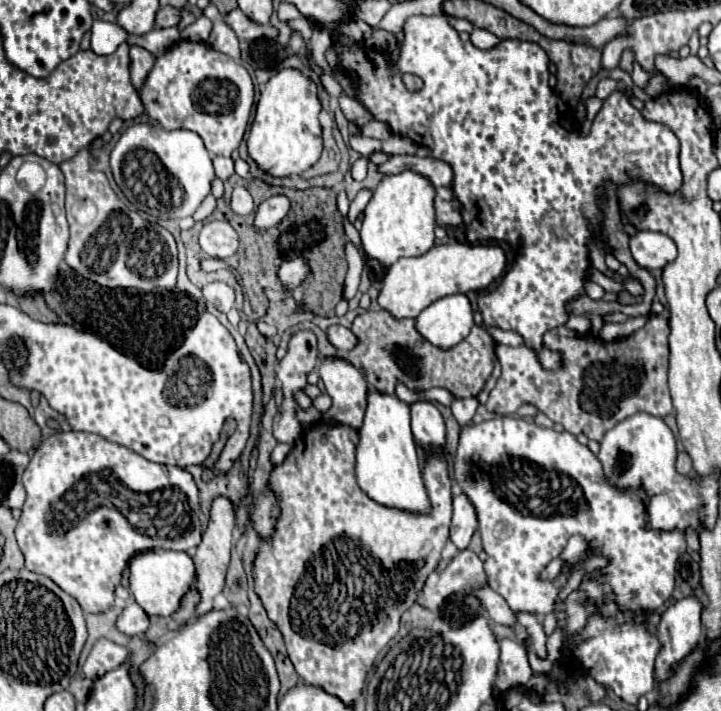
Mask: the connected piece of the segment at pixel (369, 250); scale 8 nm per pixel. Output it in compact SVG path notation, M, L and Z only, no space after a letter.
M406 170L396 176L384 176L380 186L374 190L362 218L362 250L366 258L380 262L382 268L390 268L396 260L404 256L422 256L434 246L434 188L432 184Z

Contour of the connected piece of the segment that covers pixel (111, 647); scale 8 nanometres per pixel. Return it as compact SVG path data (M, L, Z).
M100 638L94 644L94 648L92 648L92 652L84 664L84 676L90 680L102 678L106 672L116 670L126 660L126 654L128 652L124 646L118 646L110 640Z

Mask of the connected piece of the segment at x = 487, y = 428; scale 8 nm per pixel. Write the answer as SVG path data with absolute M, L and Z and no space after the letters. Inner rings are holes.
M510 416L486 420L486 422L480 422L480 424L470 424L470 426L466 426L466 428L460 432L458 450L456 450L456 458L454 458L454 480L456 480L458 486L462 488L462 494L466 494L466 496L470 498L472 506L476 508L478 530L480 530L480 534L482 534L482 546L484 546L484 552L488 554L488 558L486 558L486 562L484 562L484 570L486 570L486 574L488 574L488 586L490 586L494 592L498 592L498 594L508 602L508 606L510 606L514 612L548 614L548 612L552 612L554 608L560 608L560 612L558 612L558 626L564 624L564 622L568 622L568 632L574 632L574 630L580 630L580 628L586 624L586 616L588 616L594 608L592 608L592 606L586 606L586 608L580 606L580 598L582 598L580 592L572 592L572 594L566 598L564 604L558 604L558 592L564 588L564 584L566 584L566 580L568 580L568 576L570 576L568 570L564 570L564 572L558 576L556 582L542 582L542 580L538 580L540 570L544 570L546 564L564 550L564 546L566 546L566 542L568 542L568 538L570 538L572 534L582 534L582 536L586 536L588 540L592 540L592 546L596 548L596 554L610 558L610 564L602 570L602 572L604 572L602 578L604 578L606 582L610 582L614 594L618 596L616 604L620 604L620 606L630 606L630 608L638 608L638 606L642 606L642 608L660 608L660 606L672 596L676 562L678 562L678 558L686 552L686 540L684 540L684 536L678 534L678 530L674 530L674 532L644 530L644 522L646 522L646 494L642 494L640 490L624 490L624 492L614 490L614 488L602 478L602 466L600 466L600 462L596 460L596 456L588 450L588 446L582 446L582 444L576 440L576 436L572 436L570 432L556 432L556 430L540 428L540 426L536 426L534 422L526 422L526 420L522 420L522 418L510 418ZM518 490L524 492L526 500L538 496L538 498L542 498L542 500L546 500L546 502L518 502Z

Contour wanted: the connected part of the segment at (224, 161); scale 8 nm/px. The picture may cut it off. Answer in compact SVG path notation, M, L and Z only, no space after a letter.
M214 156L212 158L214 164L214 172L220 180L228 180L234 174L234 162L232 158L222 158L222 156Z

